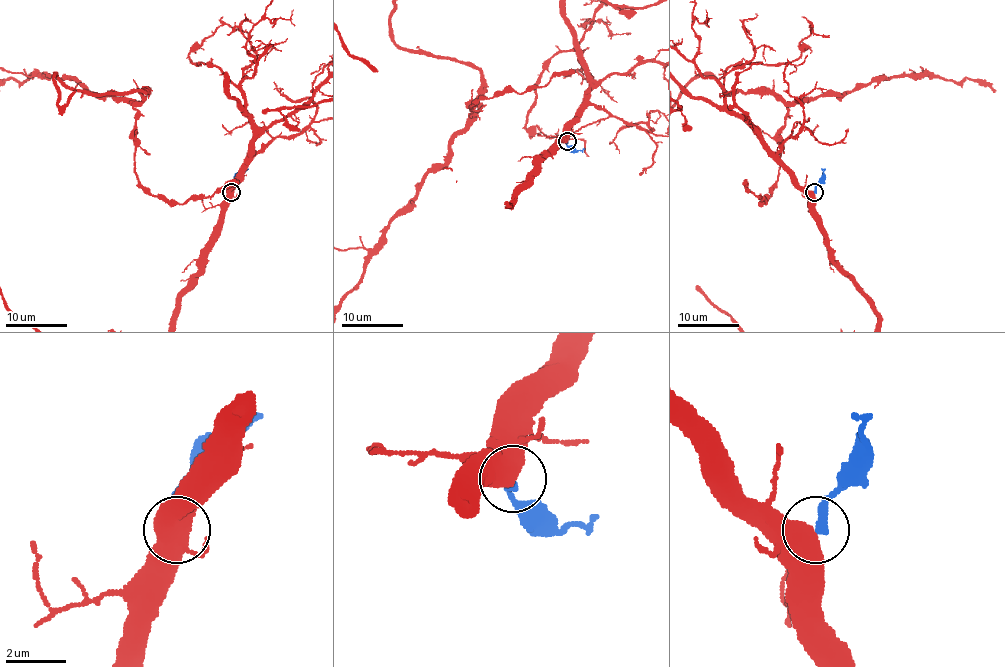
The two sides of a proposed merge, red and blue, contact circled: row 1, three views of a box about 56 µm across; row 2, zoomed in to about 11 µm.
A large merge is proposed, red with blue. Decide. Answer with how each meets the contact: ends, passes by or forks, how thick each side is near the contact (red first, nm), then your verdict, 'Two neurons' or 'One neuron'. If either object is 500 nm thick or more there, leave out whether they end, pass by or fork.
Thickness 700 nm (red) against 320 nm. One neuron

